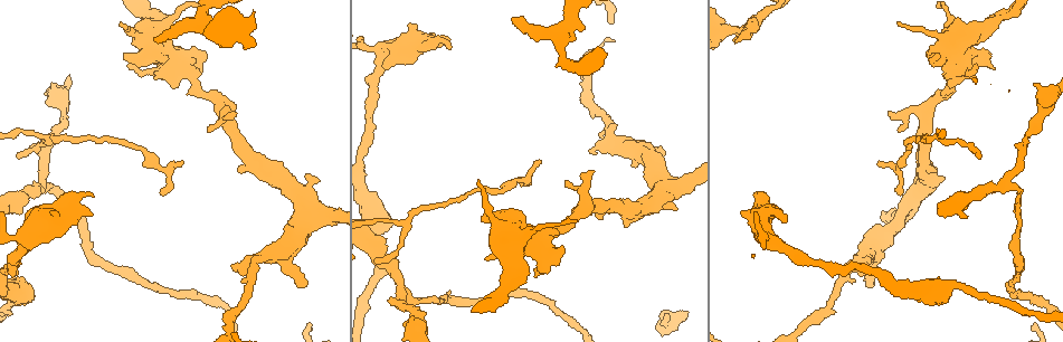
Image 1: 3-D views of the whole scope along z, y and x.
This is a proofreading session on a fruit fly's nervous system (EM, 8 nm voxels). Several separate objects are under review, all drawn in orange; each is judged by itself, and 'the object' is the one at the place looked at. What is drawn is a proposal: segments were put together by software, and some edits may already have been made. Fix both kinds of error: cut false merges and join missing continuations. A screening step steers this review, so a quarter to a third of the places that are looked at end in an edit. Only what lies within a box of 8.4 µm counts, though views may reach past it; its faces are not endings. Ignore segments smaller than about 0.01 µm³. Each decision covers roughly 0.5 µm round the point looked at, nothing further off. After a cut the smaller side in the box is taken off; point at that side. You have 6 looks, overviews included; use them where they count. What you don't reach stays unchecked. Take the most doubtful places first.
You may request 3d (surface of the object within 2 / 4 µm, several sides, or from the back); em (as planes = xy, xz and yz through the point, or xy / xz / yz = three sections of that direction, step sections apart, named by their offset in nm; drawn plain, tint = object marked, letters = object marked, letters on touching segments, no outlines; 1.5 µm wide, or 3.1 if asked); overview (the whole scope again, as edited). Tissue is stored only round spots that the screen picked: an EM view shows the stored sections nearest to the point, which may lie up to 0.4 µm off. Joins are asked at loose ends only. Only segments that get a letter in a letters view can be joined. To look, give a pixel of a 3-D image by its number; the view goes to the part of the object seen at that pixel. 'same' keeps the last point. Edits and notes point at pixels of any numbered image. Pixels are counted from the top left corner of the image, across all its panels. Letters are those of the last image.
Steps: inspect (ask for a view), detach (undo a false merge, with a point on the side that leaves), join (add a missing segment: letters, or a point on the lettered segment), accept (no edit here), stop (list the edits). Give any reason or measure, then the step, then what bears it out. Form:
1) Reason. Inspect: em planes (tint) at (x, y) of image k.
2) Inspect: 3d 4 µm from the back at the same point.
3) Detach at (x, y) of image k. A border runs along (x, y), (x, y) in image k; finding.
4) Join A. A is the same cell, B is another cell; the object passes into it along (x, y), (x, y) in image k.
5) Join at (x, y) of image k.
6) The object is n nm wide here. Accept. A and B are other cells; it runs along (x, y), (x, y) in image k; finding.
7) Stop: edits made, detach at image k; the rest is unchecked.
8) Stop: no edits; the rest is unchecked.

Free end. Inspect: 3d 2 µm at (160, 43) of image 1.

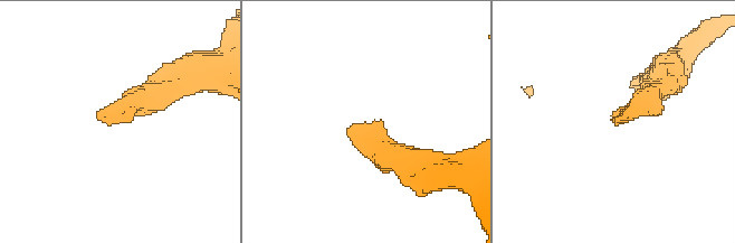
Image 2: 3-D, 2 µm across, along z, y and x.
Inspect: em planes (tint) at (358, 129) of image 2.

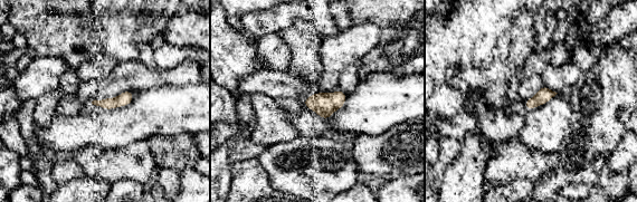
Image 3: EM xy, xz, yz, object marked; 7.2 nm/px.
What lies round it. Inspect: em planes (letters) at the same point.

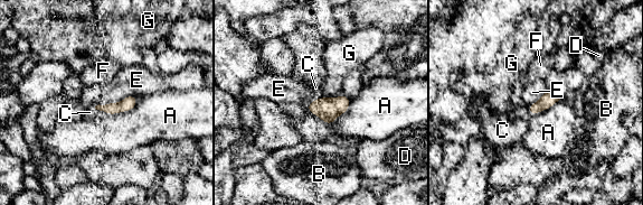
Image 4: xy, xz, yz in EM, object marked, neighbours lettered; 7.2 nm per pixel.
The longest contact is with A, 320 nm. Join C. C is the same cell, A, B, D, E, F and G are other cells; the cell continues.

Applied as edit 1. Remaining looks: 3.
Thick turns thin. Inspect: em xy step 4 (tint) at (981, 60) of image 1.

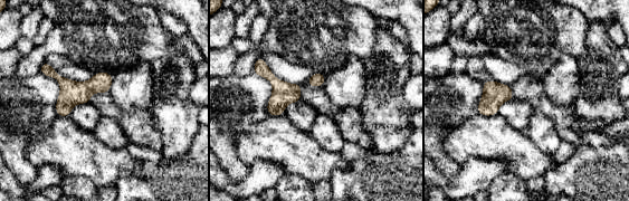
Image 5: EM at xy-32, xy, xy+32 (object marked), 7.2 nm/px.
Cut it another way. Inspect: em planes (letters) at the same point.

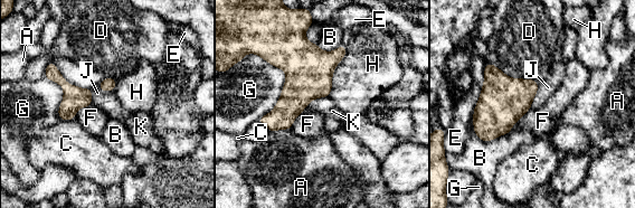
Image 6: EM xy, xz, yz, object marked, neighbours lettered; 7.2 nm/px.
The longest contact is with G, 500 nm. Accept. A, B, C, D, E, F, G, H, J and K are other cells; a border runs along (530, 109), (514, 123), (511, 130) in image 6; all the same cell.

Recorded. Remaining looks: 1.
Stop: edits made, join at image 4; the rest is unchecked.

